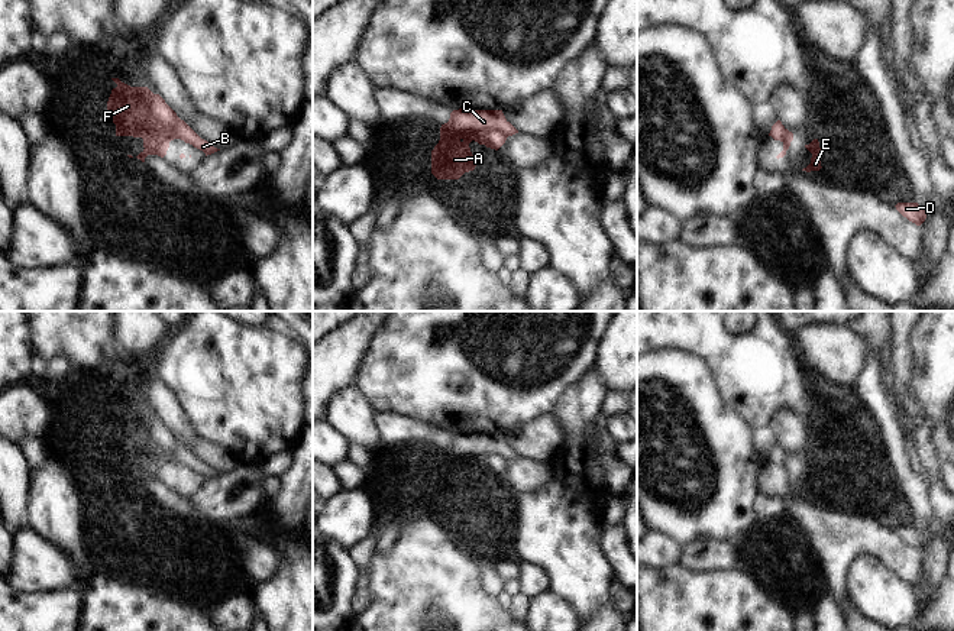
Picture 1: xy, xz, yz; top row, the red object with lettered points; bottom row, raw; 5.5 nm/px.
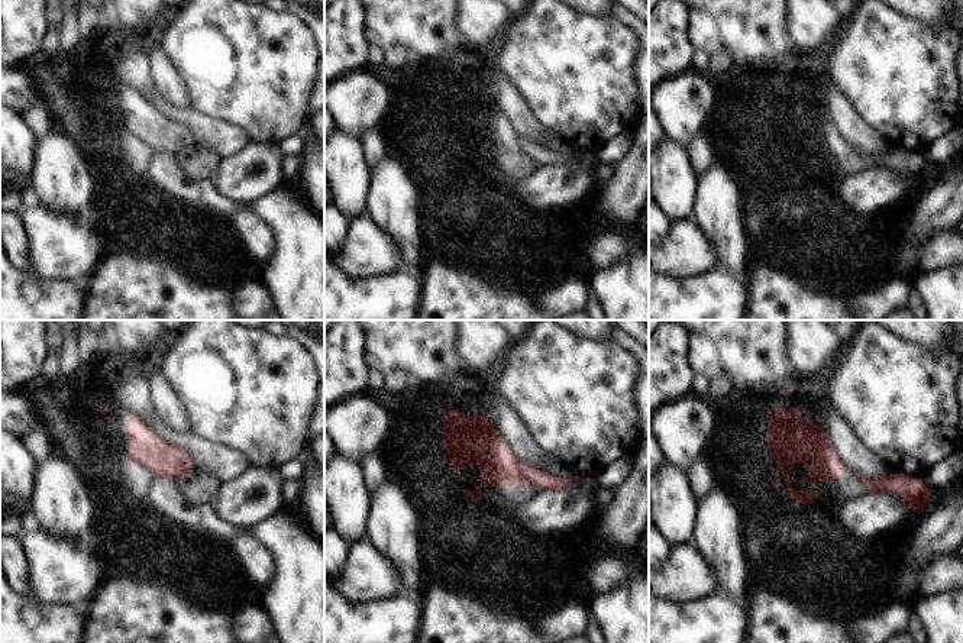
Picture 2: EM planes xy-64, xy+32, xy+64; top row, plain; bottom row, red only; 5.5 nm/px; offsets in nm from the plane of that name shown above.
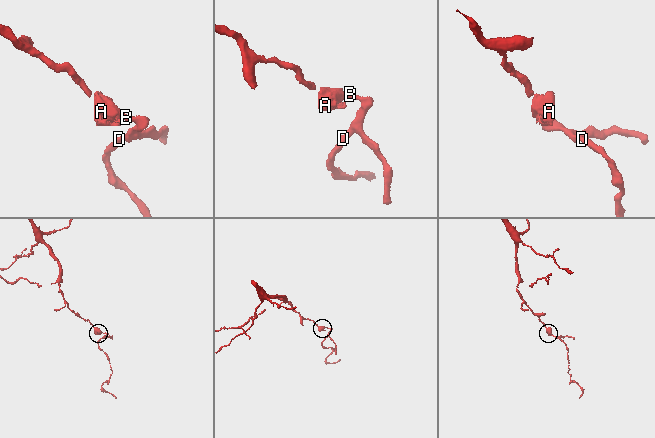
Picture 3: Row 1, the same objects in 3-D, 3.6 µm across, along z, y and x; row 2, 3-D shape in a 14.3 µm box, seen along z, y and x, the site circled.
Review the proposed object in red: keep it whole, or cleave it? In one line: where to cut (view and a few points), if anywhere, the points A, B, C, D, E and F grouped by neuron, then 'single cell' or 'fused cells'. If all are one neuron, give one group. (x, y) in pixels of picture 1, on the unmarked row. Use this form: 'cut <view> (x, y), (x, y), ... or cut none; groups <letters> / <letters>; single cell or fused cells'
cut none; groups A B C D E F; single cell

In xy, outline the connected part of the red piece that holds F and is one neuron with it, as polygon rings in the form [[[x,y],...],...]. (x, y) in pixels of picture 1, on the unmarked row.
[[[119,402],[111,404],[117,411],[111,414],[107,436],[116,449],[116,460],[142,462],[145,473],[136,480],[142,486],[148,479],[164,482],[174,463],[193,469],[206,480],[220,475],[201,463],[159,418],[148,411],[130,411]]]

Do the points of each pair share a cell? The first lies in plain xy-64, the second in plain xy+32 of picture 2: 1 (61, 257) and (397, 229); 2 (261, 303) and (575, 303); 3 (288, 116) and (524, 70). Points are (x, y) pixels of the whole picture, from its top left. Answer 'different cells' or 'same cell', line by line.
1: different cells
2: same cell
3: same cell

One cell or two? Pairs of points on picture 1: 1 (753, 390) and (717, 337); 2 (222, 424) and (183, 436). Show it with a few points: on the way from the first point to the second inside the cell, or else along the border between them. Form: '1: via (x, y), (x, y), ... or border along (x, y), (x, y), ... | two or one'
1: via (749, 377), (723, 350) | one
2: border along (177, 403), (196, 433) | two

